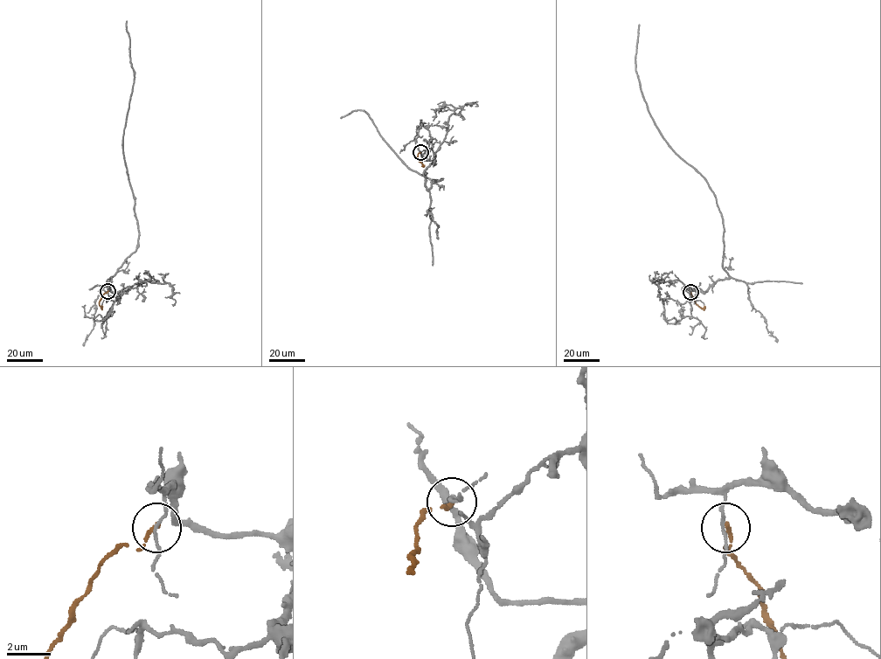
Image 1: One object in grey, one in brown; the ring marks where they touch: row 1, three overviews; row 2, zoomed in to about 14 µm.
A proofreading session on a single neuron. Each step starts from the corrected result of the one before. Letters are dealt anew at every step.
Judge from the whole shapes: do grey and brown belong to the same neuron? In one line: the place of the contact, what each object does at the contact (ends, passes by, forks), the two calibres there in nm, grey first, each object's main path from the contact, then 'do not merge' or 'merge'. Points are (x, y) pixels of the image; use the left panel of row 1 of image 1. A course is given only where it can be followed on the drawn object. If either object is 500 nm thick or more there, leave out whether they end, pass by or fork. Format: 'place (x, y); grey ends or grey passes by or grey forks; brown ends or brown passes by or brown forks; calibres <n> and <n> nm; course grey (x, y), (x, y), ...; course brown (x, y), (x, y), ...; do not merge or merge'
place (107, 291); grey passes by; brown ends; calibres 100 and 170 nm; course grey (107, 291), (120, 293), (111, 290), (107, 281), (138, 242), (122, 150), (134, 75), (126, 20); course brown (107, 291), (100, 301), (101, 305); do not merge

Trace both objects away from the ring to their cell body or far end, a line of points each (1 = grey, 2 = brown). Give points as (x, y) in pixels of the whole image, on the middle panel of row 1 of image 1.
1: (420, 152), (434, 161), (425, 171), (428, 190), (441, 178), (409, 169), (367, 113), (341, 118)
2: (420, 152), (417, 158), (422, 167)

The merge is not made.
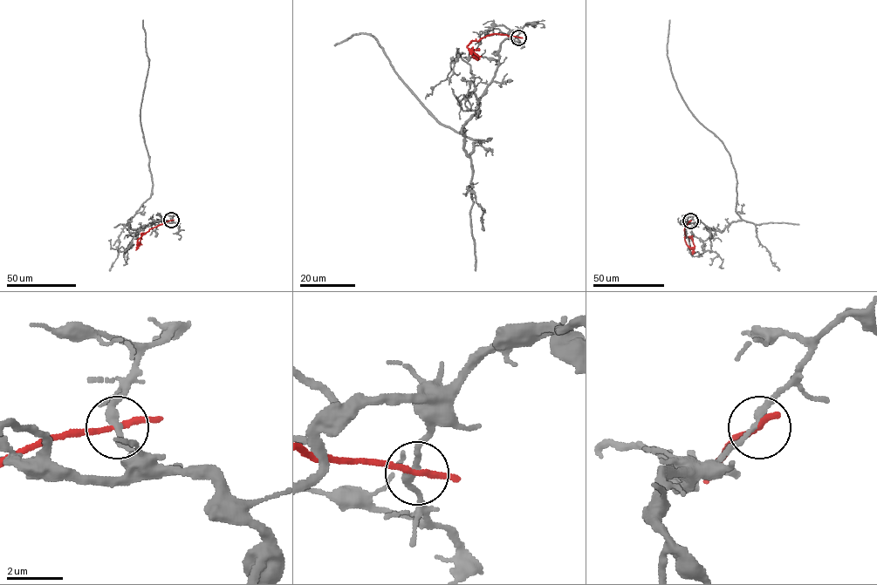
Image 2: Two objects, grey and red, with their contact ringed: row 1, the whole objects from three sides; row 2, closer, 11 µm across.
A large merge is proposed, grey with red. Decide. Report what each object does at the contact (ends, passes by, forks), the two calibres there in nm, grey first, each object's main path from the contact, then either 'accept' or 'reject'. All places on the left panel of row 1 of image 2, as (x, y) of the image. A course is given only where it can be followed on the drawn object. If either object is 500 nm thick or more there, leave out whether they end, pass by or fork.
grey passes by | red passes by | 240/170 nm | grey via (171, 220), (157, 221), (138, 230), (131, 228), (127, 221), (152, 191), (140, 119), (148, 62), (143, 19) | red via (171, 220), (150, 228), (138, 239), (140, 244), (141, 234), (146, 233) | reject

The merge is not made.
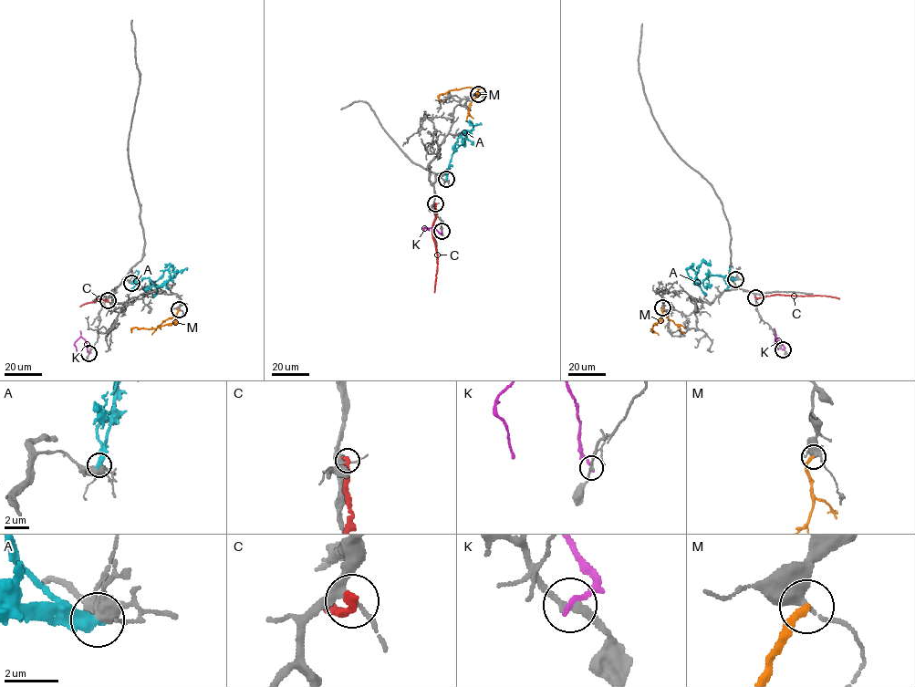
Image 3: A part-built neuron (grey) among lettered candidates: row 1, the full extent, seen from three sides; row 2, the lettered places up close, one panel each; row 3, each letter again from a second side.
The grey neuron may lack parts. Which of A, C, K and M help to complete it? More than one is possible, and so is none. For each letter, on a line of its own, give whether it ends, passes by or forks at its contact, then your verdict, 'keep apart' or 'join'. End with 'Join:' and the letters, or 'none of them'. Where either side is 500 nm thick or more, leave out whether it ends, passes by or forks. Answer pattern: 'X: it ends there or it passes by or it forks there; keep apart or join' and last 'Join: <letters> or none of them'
A: it ends there; keep apart
C: it ends there; keep apart
K: it ends there; keep apart
M: it ends there; join
Join: M

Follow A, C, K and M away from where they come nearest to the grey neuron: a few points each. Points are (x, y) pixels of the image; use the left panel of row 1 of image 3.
A: (131, 283), (149, 278), (153, 285), (164, 285), (176, 272), (171, 279), (173, 283)
C: (108, 301), (100, 298), (79, 307)
K: (88, 353), (81, 337), (74, 343), (77, 351)
M: (179, 309), (174, 324), (155, 328), (135, 327), (130, 329), (131, 332)

